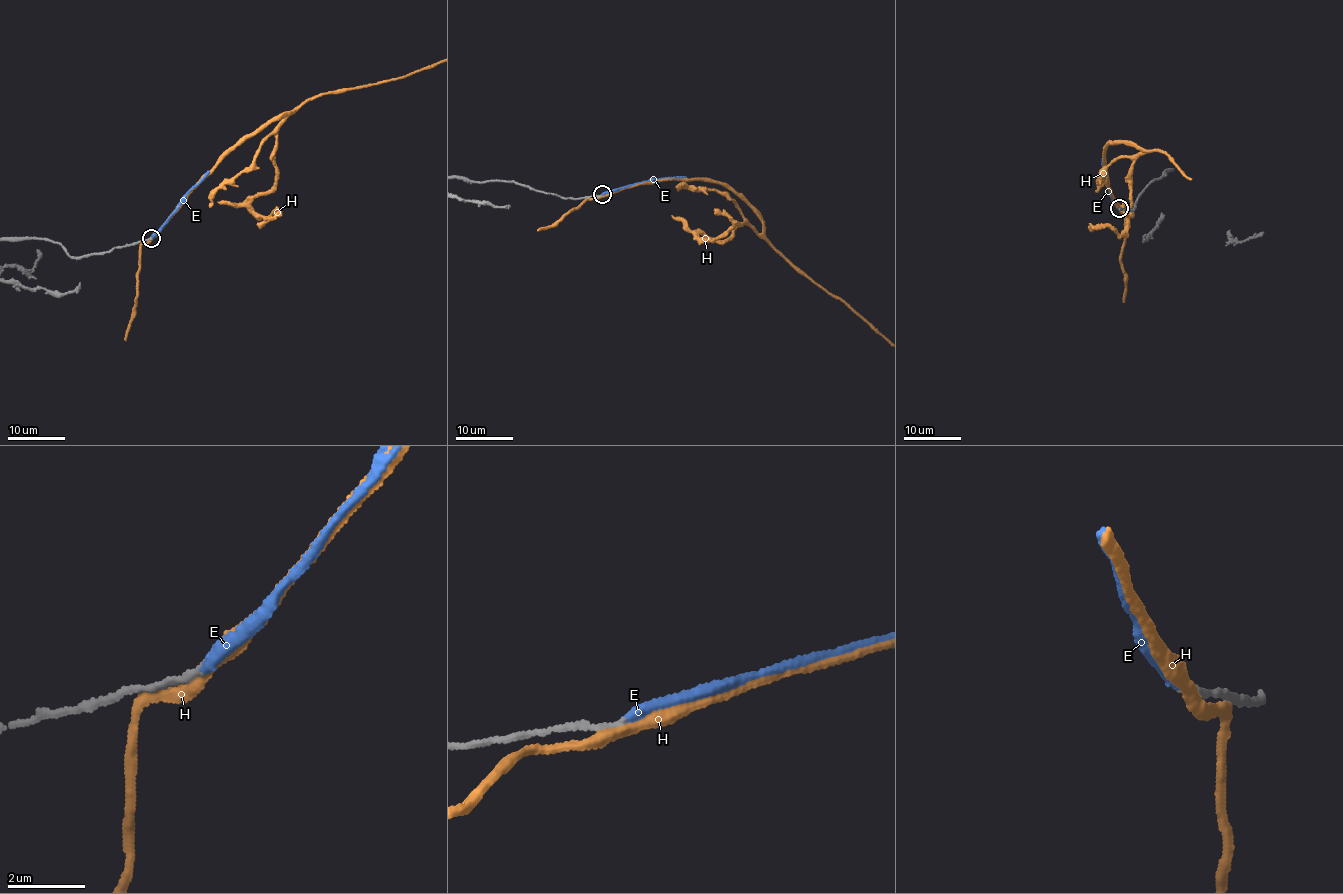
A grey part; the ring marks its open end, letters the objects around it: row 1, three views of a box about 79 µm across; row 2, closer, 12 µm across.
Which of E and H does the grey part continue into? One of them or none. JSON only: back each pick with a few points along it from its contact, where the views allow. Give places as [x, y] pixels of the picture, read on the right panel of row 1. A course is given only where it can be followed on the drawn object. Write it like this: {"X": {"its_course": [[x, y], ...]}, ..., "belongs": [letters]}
{"E": {"its_course": [[1120, 208], [1110, 193], [1103, 158]]}, "belongs": ["E"]}

